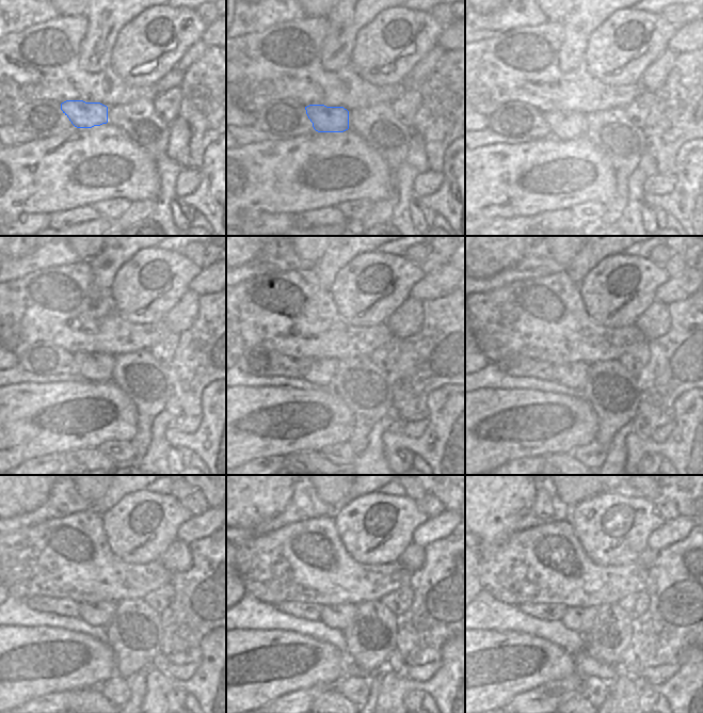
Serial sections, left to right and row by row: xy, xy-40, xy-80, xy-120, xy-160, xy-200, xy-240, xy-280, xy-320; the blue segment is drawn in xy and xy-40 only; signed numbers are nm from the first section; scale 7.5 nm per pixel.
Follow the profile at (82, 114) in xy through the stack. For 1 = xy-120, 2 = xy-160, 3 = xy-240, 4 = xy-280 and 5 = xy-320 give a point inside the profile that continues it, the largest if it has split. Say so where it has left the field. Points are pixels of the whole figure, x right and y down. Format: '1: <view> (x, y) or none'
1: xy-120 (94, 366)
2: xy-160 (322, 371)
3: xy-240 (99, 614)
4: xy-280 (339, 616)
5: xy-320 (581, 620)

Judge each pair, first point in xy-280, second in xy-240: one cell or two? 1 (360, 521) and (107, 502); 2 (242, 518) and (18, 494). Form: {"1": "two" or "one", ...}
{"1": "two", "2": "one"}

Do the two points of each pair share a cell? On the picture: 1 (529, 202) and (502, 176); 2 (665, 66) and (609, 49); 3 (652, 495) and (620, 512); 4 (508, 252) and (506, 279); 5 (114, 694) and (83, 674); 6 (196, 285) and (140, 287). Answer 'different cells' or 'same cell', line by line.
1: same cell
2: different cells
3: different cells
4: different cells
5: different cells
6: different cells

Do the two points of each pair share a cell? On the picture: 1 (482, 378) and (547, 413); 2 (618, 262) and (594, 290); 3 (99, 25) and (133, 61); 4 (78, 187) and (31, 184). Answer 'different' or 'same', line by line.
1: different
2: same
3: different
4: same

